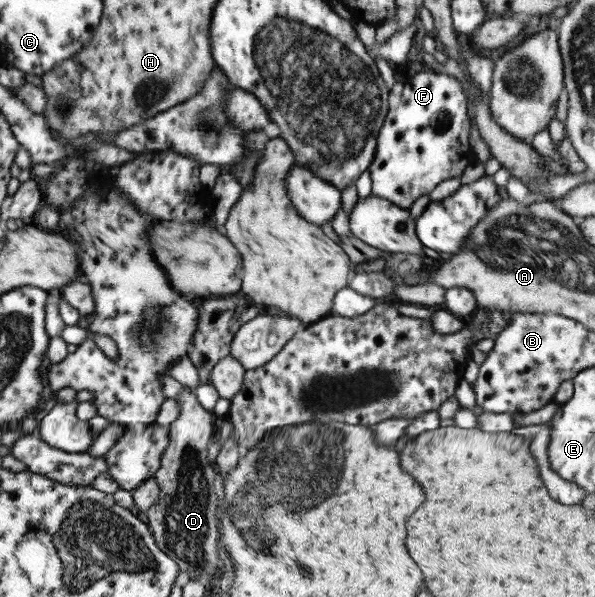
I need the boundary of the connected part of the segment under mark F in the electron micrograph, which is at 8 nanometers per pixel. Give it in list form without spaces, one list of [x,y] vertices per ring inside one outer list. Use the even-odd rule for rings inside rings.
[[[420,71],[403,80],[401,100],[385,114],[377,132],[375,152],[369,168],[373,194],[408,211],[418,196],[428,195],[439,182],[461,176],[466,166],[477,162],[468,144],[470,121],[466,116],[465,96],[454,77],[434,71]]]

